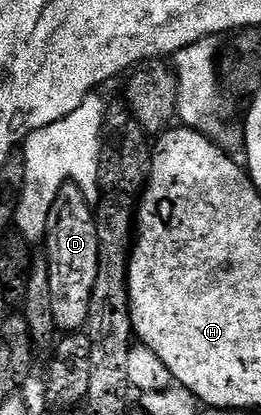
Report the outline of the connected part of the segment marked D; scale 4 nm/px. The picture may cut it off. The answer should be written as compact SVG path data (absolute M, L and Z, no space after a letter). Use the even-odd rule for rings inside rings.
M71 183L64 185L50 207L50 223L46 238L46 254L49 261L53 318L57 330L72 335L85 328L88 308L94 291L94 279L98 279L98 227L96 213L85 208L87 200Z

